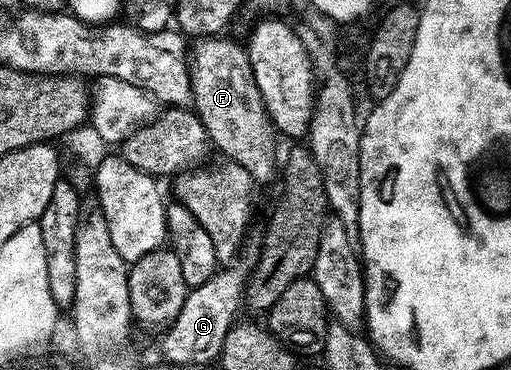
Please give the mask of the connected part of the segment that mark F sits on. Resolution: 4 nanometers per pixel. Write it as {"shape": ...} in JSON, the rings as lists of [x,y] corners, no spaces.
{"shape":[[[220,34],[206,36],[191,45],[187,63],[192,83],[192,104],[215,151],[217,148],[221,157],[242,166],[246,174],[254,177],[257,185],[264,186],[278,176],[278,133],[268,117],[258,82],[254,82],[247,47],[224,38]]]}

